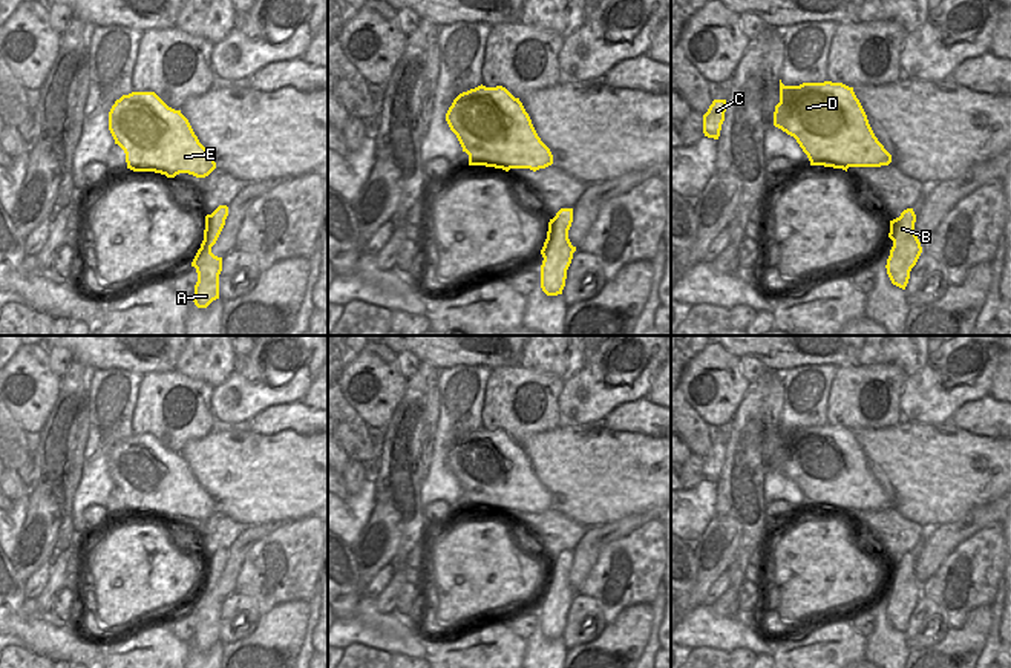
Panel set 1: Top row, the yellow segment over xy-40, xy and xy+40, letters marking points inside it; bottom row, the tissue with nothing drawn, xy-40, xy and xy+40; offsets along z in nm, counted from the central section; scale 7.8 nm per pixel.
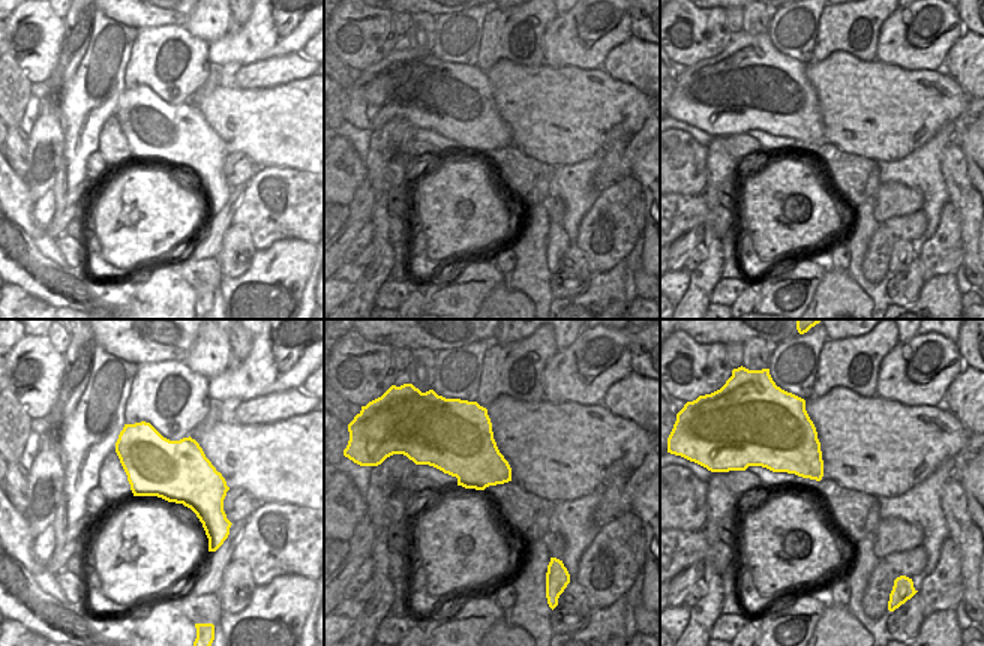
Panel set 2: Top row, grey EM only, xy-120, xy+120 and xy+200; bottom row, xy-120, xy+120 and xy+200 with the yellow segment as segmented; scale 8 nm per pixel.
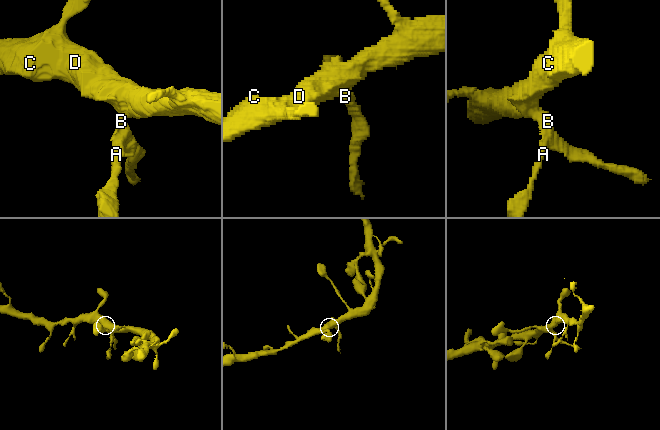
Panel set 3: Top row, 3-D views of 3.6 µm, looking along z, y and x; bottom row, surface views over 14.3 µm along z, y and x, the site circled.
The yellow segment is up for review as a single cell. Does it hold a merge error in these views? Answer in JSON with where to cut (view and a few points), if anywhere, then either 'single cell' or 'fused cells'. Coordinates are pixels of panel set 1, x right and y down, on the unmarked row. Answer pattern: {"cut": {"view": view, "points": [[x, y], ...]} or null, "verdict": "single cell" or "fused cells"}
{"cut": null, "verdict": "single cell"}

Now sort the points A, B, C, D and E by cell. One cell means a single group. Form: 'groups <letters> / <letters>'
groups A B C D E

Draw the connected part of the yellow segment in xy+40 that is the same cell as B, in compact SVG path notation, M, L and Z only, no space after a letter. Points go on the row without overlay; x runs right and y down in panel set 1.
M913 552L904 553L899 561L890 564L888 581L893 584L893 590L885 611L892 627L902 633L905 633L910 614L922 596L921 585L914 576L914 565Z

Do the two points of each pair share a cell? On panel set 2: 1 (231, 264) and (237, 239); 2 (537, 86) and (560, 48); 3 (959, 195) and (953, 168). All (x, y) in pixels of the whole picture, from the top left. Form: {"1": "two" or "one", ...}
{"1": "one", "2": "two", "3": "one"}

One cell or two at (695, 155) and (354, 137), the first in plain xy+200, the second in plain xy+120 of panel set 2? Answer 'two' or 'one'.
two

